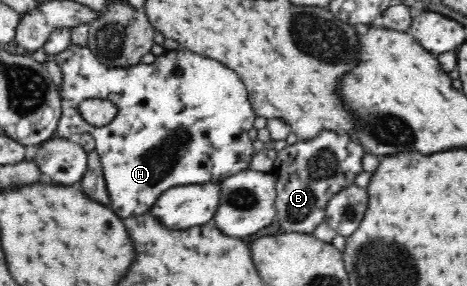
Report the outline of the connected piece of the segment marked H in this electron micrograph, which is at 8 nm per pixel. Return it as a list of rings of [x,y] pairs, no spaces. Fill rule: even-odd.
[[[71,44],[68,50],[57,54],[55,61],[63,72],[63,85],[61,86],[60,92],[63,115],[57,128],[56,138],[71,138],[76,133],[88,133],[95,139],[95,150],[100,156],[100,161],[102,161],[107,187],[110,197],[112,197],[110,208],[114,208],[114,212],[118,212],[122,218],[132,218],[132,216],[146,214],[148,208],[150,208],[150,204],[154,204],[154,200],[158,200],[161,194],[169,188],[182,187],[184,184],[186,186],[192,186],[204,183],[218,183],[224,180],[226,176],[230,176],[231,173],[236,173],[240,169],[250,167],[252,154],[255,152],[255,149],[252,145],[252,140],[250,140],[248,130],[254,126],[254,119],[257,116],[254,112],[253,104],[250,102],[249,92],[243,80],[236,72],[230,70],[230,68],[226,68],[222,63],[210,58],[204,58],[204,56],[200,56],[198,53],[180,47],[166,50],[162,55],[157,56],[152,64],[140,63],[128,68],[112,68],[98,60],[89,47],[79,47],[75,44]],[[94,97],[110,100],[116,106],[114,118],[108,124],[104,124],[104,126],[94,126],[86,122],[81,117],[80,111],[78,111],[78,103],[82,99]]]

